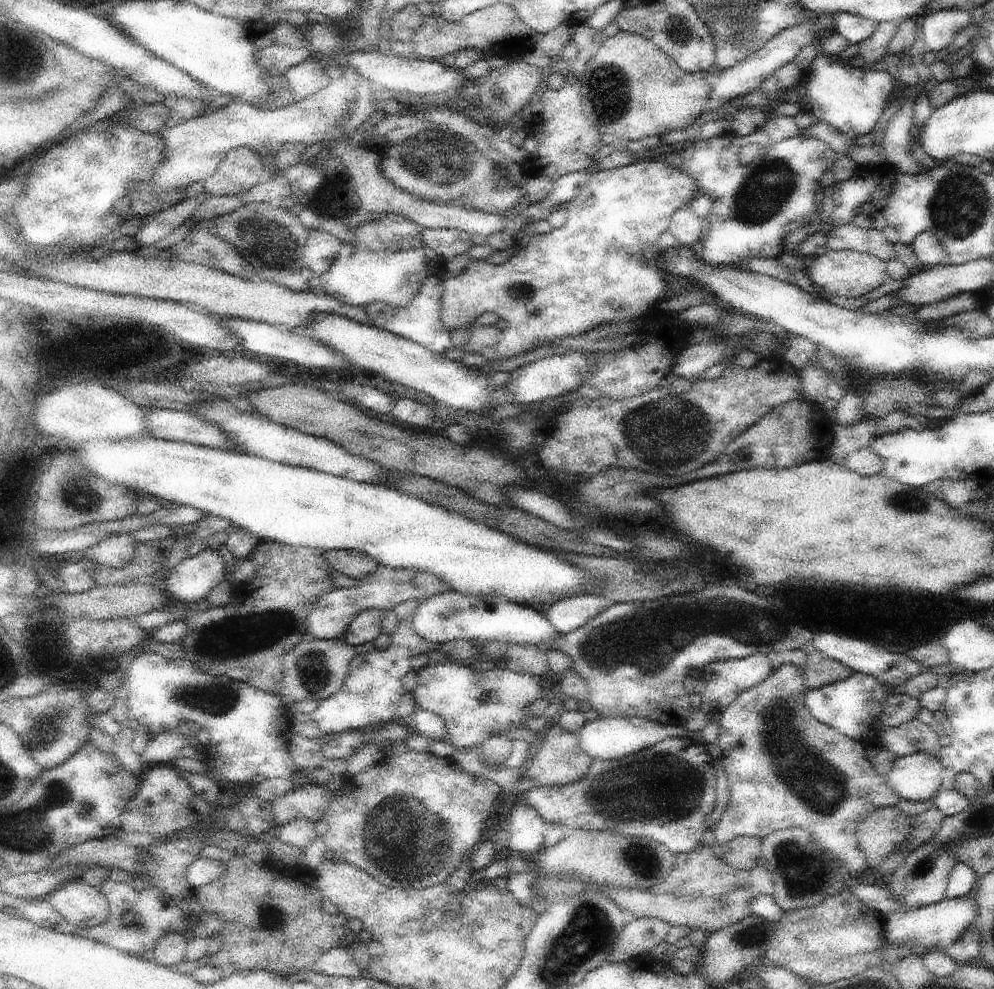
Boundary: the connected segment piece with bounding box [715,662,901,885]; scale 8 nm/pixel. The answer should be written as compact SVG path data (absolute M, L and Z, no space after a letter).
M783 662L762 684L745 690L717 715L721 722L717 743L721 748L720 760L728 777L730 796L724 814L715 826L715 838L719 850L740 835L764 840L780 829L806 829L826 854L846 866L851 885L868 867L857 837L860 822L878 808L897 807L901 796L890 786L888 778L872 766L858 739L842 734L810 714L806 708L806 692L804 669Z

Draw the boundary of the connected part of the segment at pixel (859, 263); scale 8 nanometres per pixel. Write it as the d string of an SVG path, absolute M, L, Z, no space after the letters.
M828 250L824 256L818 256L812 264L810 264L810 278L812 282L822 288L826 294L832 296L846 296L846 298L858 298L864 296L868 292L878 288L882 284L891 280L886 262L881 258L876 258L868 253L851 250Z

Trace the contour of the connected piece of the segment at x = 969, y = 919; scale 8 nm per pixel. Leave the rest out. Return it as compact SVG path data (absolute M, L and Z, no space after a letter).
M970 897L946 898L936 904L924 906L918 910L900 912L888 912L881 916L882 938L884 946L924 946L926 949L937 949L946 952L962 934L968 930L968 926L978 917L978 903Z

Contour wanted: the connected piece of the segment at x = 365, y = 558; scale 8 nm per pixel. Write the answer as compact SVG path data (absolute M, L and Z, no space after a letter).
M329 550L324 554L326 562L330 562L336 573L350 578L366 578L382 568L382 564L368 554L356 550Z

